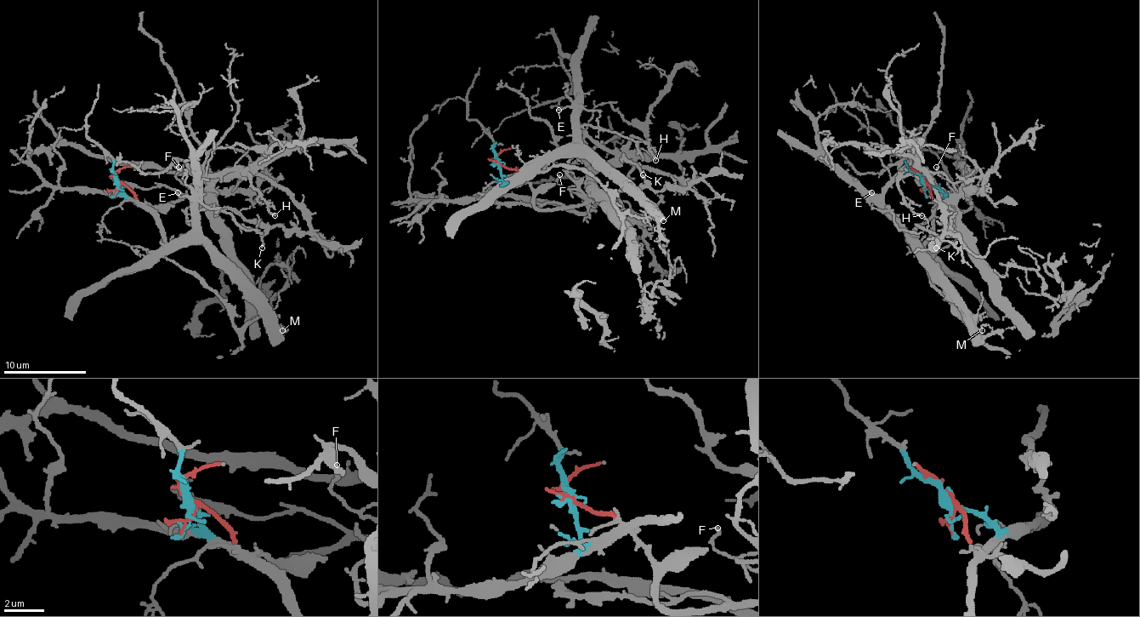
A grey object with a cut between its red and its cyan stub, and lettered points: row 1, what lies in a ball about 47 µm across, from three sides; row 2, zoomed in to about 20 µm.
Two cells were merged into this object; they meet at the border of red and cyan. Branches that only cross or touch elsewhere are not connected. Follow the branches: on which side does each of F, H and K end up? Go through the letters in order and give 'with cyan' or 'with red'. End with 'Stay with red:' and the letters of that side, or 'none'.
F: with red
H: with red
K: with red
Stay with red: F, H, K

